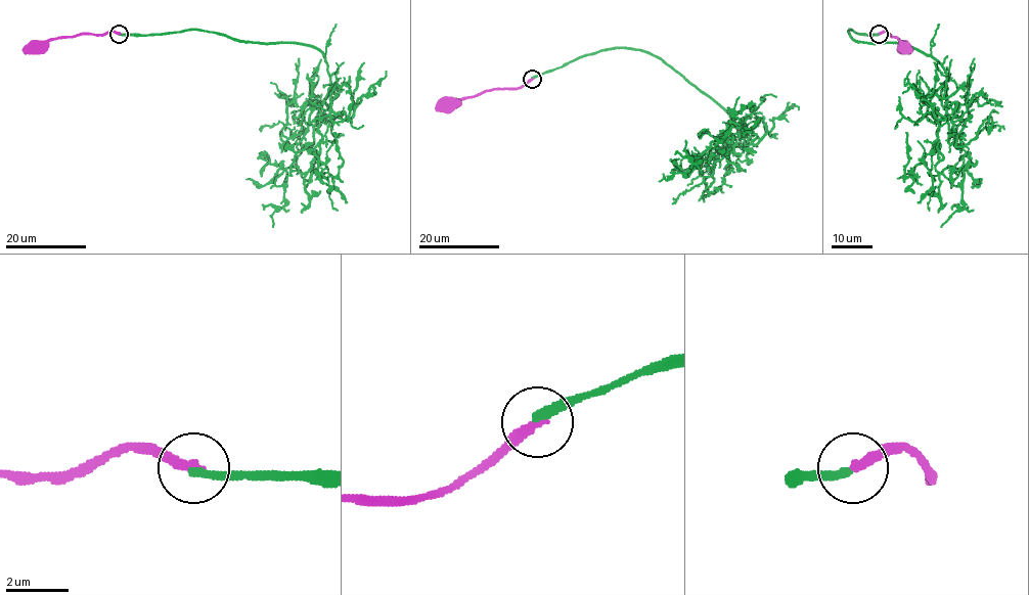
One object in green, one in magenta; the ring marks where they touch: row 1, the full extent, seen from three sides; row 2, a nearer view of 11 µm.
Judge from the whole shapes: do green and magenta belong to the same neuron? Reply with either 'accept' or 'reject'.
reject

